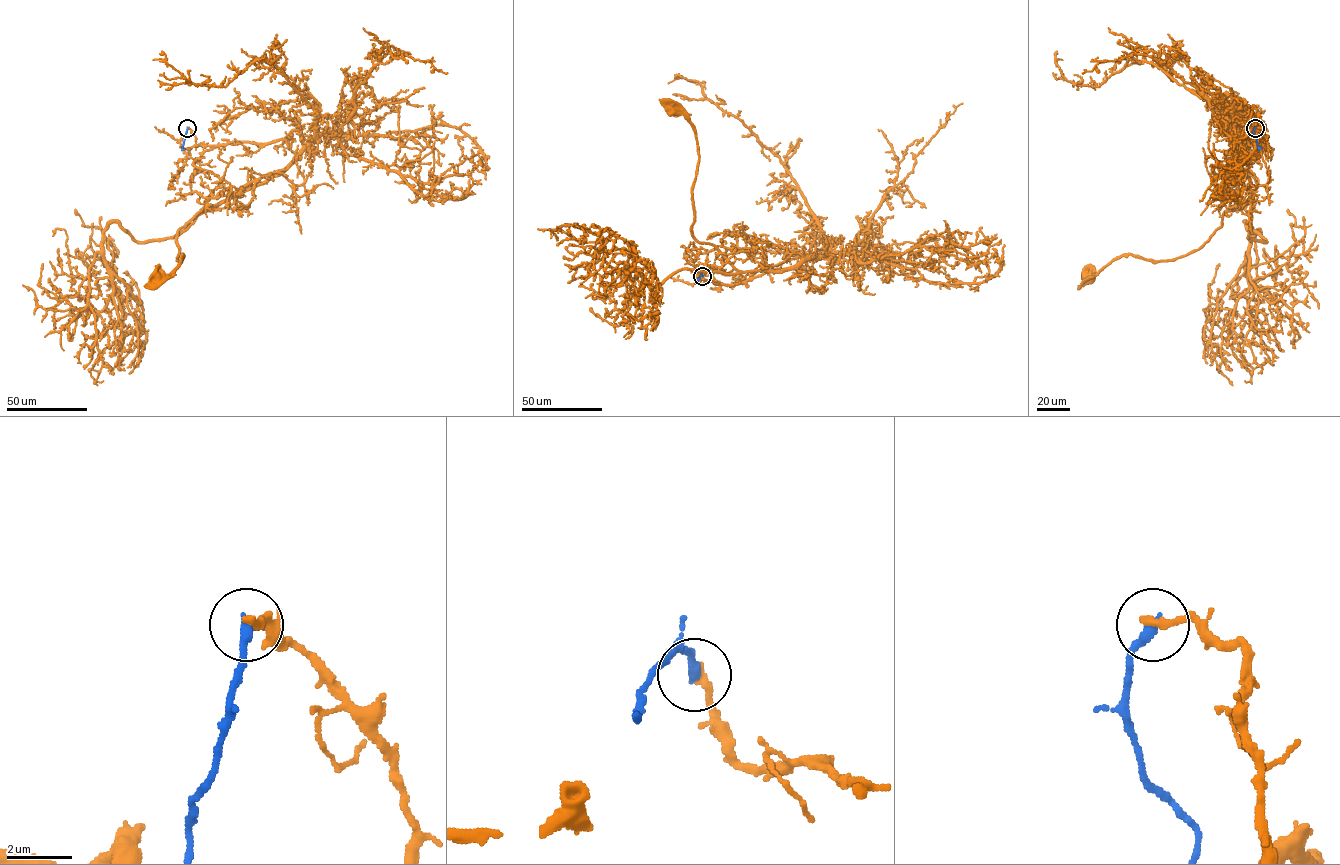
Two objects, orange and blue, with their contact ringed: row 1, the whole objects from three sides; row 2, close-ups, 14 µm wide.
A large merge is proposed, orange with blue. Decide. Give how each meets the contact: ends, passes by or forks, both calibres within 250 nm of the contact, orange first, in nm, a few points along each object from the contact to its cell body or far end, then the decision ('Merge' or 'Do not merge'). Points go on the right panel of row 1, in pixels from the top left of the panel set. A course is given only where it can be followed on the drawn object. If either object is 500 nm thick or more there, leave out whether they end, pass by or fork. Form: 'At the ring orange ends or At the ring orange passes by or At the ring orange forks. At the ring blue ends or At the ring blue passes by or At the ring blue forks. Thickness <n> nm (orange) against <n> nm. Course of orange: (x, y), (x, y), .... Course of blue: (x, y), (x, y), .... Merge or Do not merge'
At the ring orange ends. At the ring blue ends. Thickness 280 nm (orange) against 320 nm. Course of orange: (1255, 127), (1263, 145), (1235, 130), (1250, 200), (1226, 211), (1201, 247), (1171, 259), (1121, 255), (1088, 276). Course of blue: (1255, 127), (1258, 149). Do not merge

